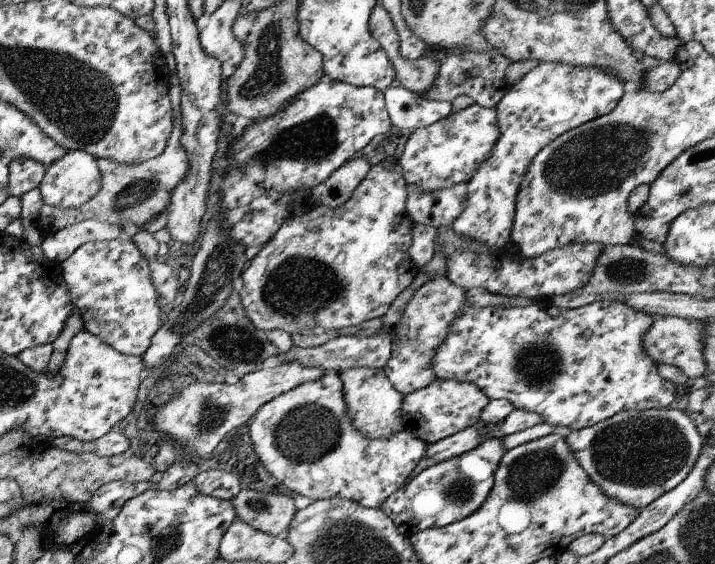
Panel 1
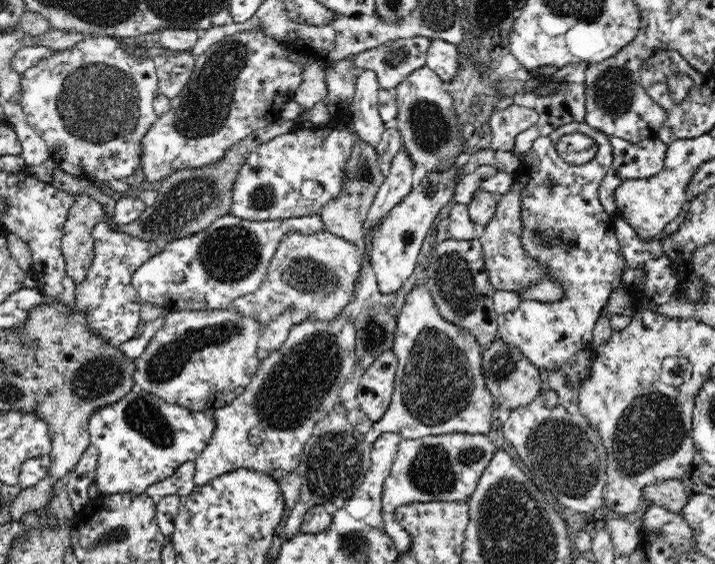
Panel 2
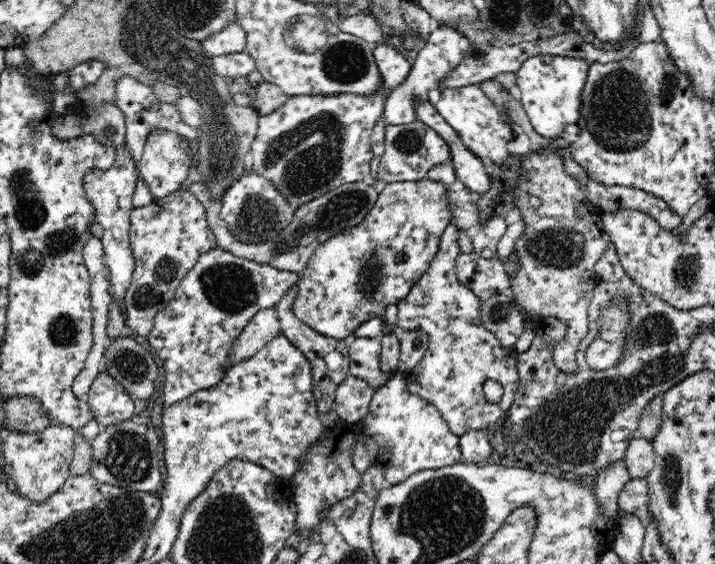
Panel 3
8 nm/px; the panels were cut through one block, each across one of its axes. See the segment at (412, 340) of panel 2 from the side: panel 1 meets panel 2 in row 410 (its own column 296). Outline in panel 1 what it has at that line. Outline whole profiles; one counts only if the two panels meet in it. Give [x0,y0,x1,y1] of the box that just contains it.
[249,371,425,509]

